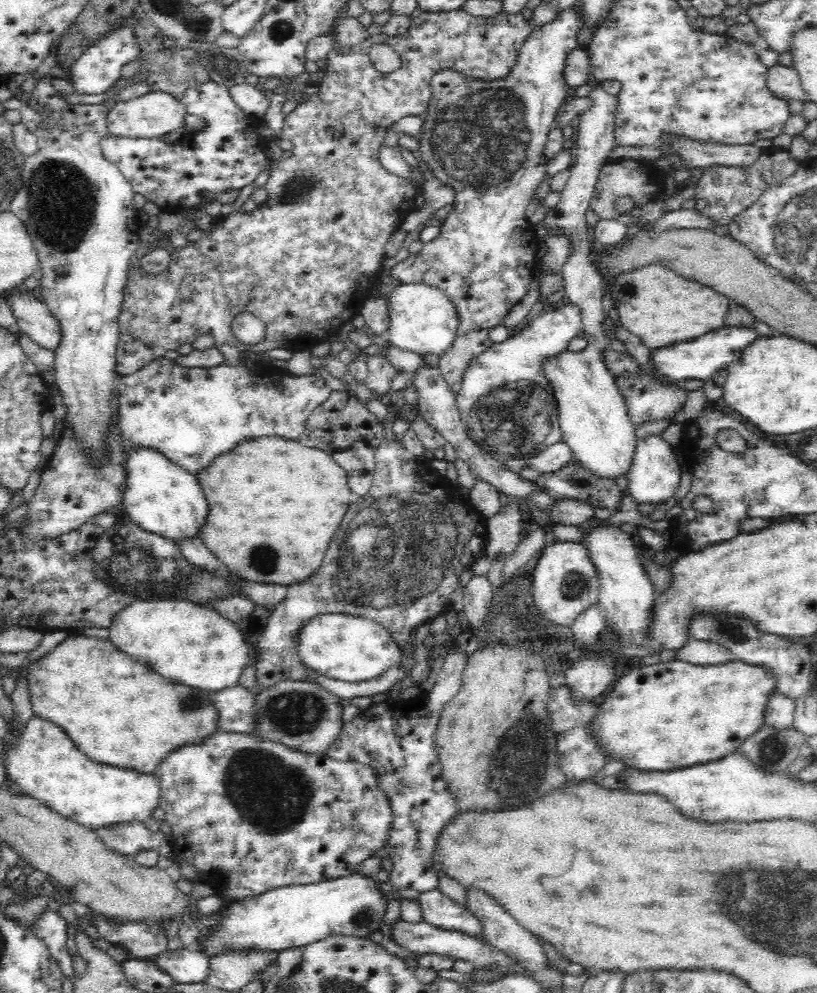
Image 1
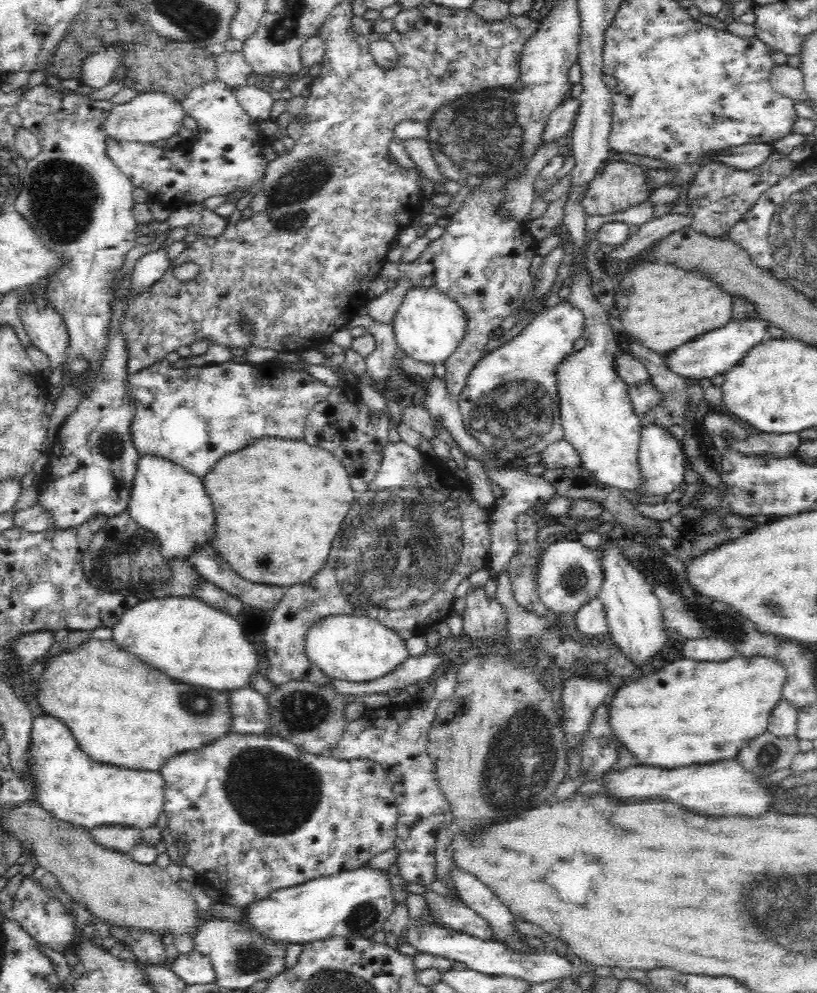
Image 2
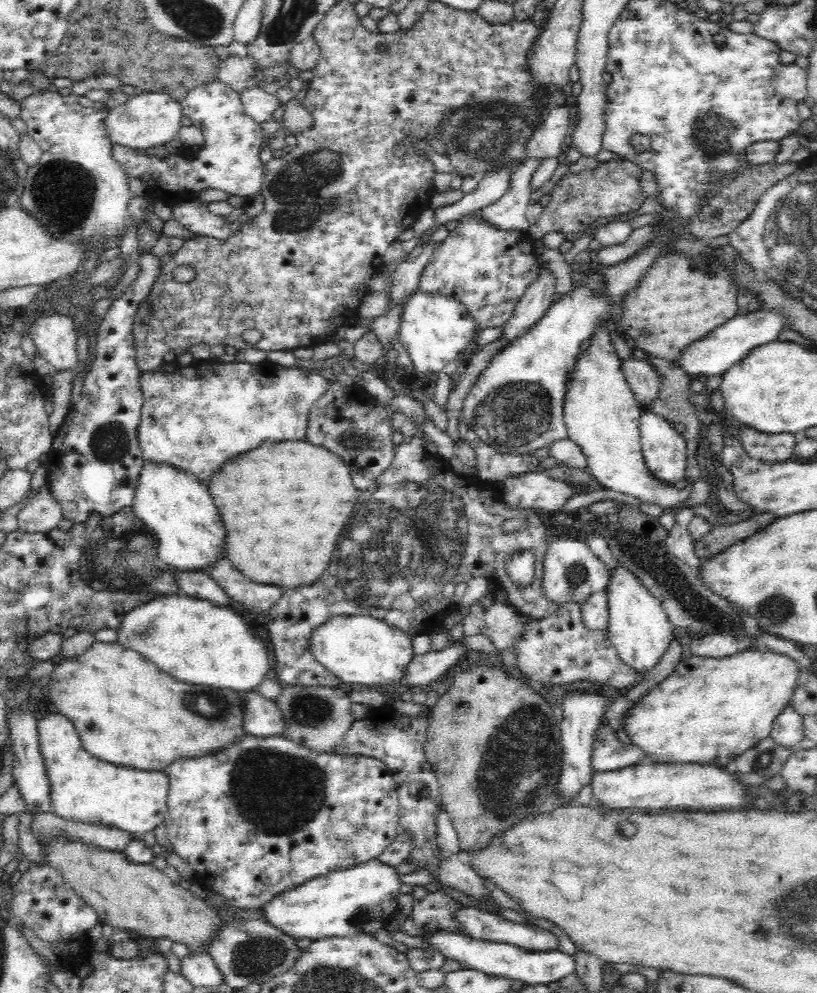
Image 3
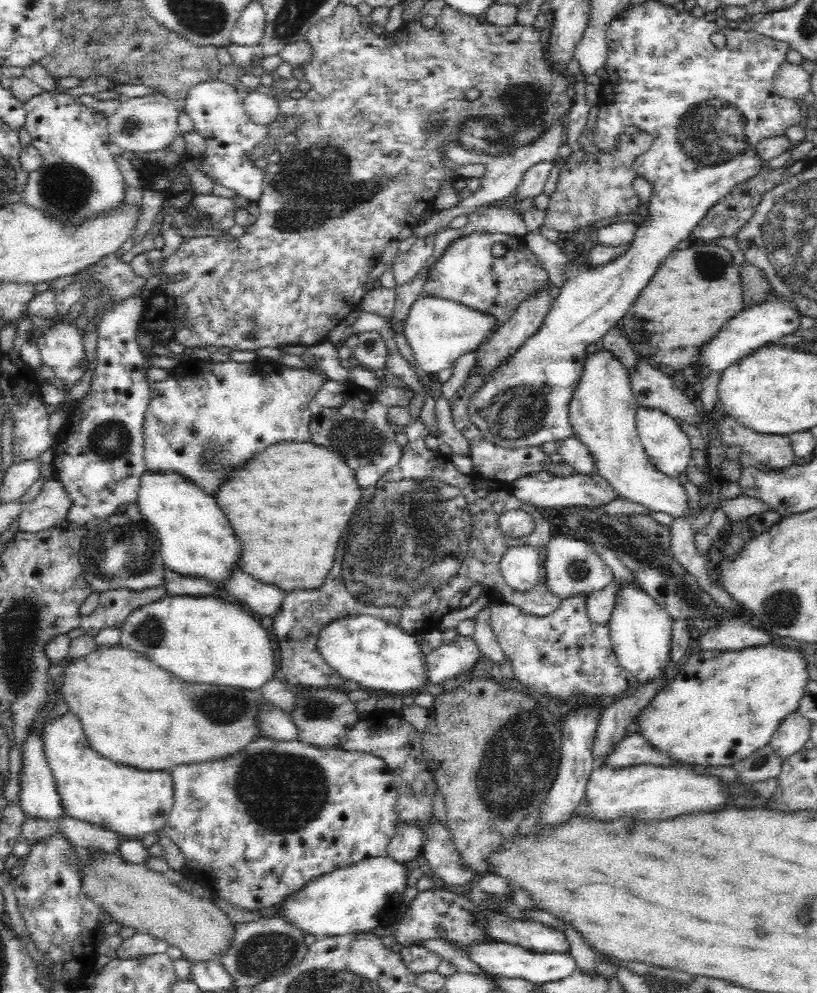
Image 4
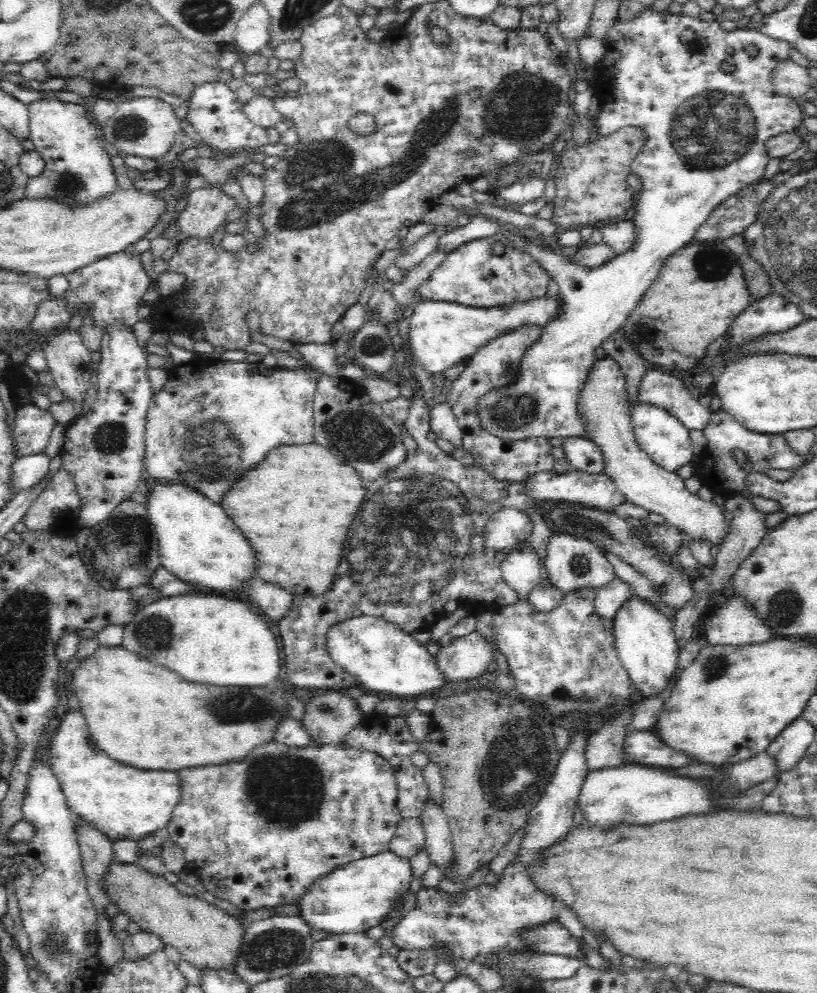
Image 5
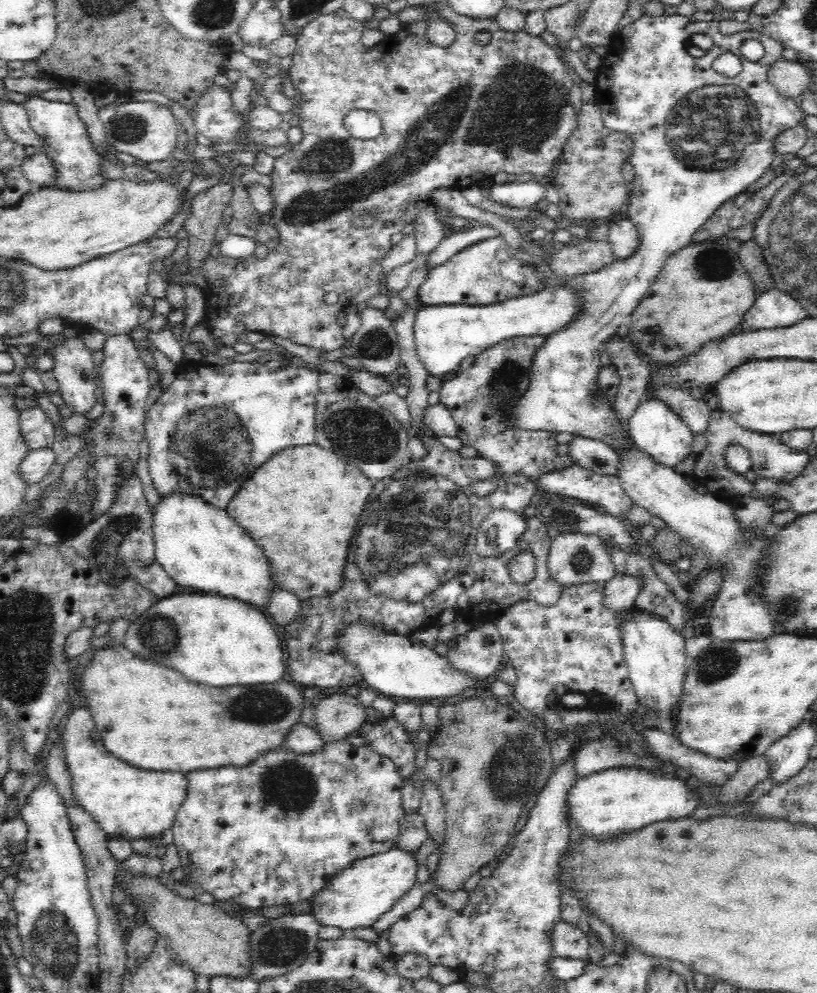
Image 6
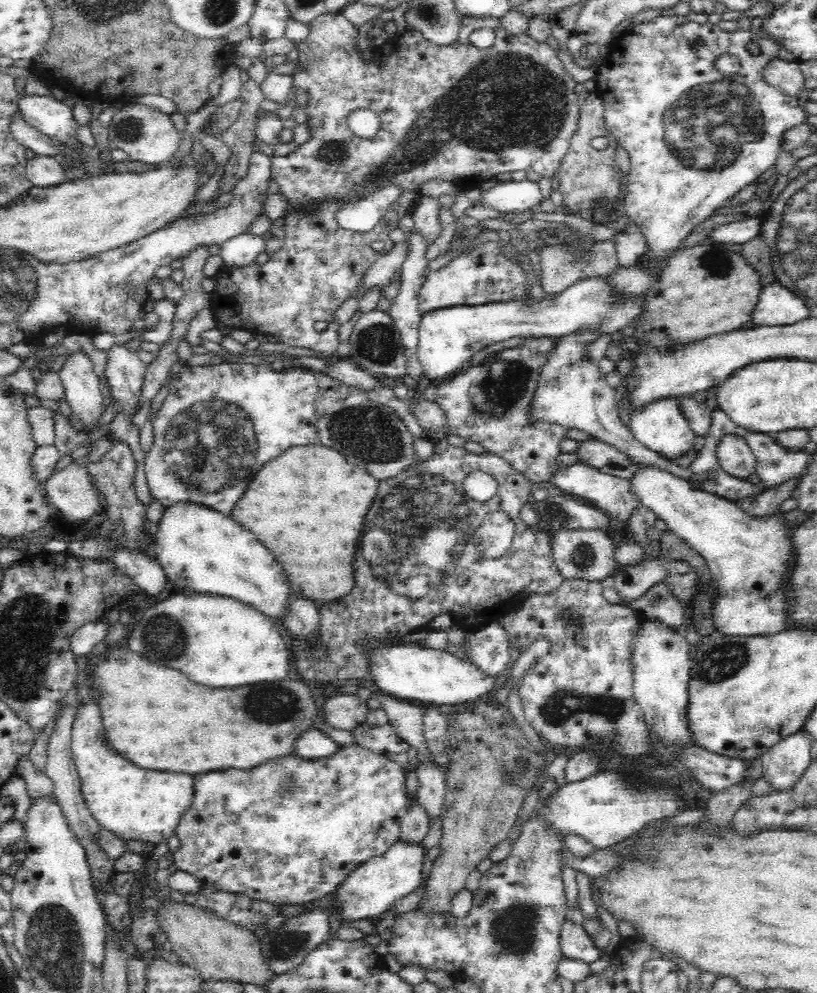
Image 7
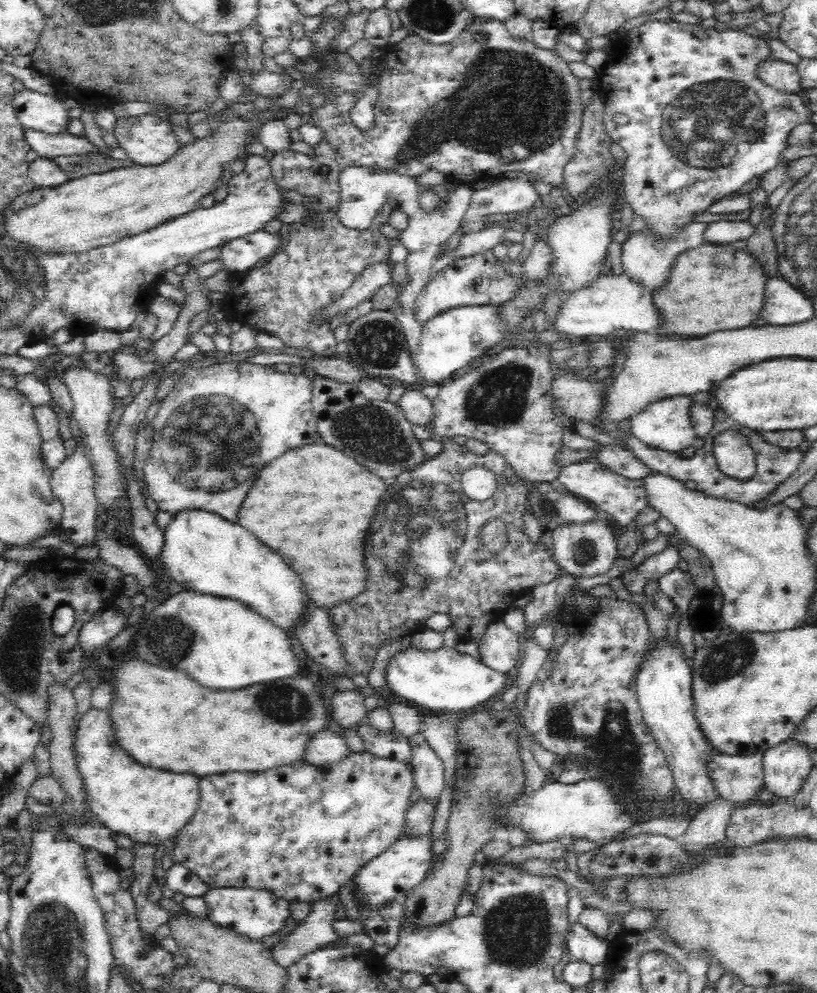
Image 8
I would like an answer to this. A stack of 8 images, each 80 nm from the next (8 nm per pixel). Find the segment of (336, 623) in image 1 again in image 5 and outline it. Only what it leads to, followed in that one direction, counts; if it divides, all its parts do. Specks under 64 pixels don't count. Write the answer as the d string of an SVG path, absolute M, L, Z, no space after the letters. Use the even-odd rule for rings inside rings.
M358 616L332 626L328 632L328 651L336 663L340 663L346 671L357 677L358 685L367 692L376 690L403 699L420 698L420 696L431 697L434 692L450 686L449 679L439 668L436 657L428 653L426 646L419 643L411 634L405 633L399 626L372 616Z

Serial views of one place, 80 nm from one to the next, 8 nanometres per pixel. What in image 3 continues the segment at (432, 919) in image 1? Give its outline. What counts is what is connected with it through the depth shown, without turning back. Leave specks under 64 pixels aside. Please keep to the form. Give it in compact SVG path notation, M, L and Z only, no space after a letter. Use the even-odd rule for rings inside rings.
M465 907L456 912L468 936L483 941L512 944L526 951L547 952L558 950L560 940L544 928L512 922L486 908Z

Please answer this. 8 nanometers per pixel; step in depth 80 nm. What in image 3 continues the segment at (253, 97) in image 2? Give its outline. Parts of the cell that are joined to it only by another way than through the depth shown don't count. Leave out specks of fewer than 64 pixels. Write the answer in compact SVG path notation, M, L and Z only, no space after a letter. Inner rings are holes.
M249 85L239 94L245 113L259 125L272 119L272 114L280 106L275 94L270 94L256 85Z

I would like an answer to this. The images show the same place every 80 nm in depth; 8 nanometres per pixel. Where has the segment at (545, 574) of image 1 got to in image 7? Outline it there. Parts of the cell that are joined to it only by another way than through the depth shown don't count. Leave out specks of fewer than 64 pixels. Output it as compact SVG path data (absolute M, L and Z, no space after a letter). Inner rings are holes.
M604 529L557 530L550 537L554 564L564 579L581 578L589 581L602 581L612 576L616 568L614 557L617 540L608 535Z

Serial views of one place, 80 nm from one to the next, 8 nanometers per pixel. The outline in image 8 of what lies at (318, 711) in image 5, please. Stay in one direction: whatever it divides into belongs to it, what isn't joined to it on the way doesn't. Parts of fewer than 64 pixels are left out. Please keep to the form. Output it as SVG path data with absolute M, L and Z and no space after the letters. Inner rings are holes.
M334 690L331 704L331 720L342 729L355 729L363 719L367 719L369 711L364 705L364 696L357 690Z

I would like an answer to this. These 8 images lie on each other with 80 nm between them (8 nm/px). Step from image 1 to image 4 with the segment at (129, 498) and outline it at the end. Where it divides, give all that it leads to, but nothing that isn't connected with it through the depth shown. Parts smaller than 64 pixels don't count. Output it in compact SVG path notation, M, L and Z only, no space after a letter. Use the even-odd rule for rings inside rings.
M146 470L142 474L136 501L140 505L140 511L144 513L144 518L156 531L160 554L166 569L182 577L201 578L217 586L218 589L226 586L226 582L234 576L236 570L242 570L240 562L244 556L244 548L242 548L242 542L236 537L234 528L230 526L228 517L223 514L223 510L213 496L206 494L187 478L177 474L152 474Z

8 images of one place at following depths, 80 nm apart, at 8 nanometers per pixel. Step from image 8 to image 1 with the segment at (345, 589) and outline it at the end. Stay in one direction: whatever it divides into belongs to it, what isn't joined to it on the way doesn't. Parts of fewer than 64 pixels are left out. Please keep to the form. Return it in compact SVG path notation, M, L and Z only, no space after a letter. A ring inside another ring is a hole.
M260 437L240 442L234 450L220 454L197 477L210 507L208 520L198 538L232 573L262 584L290 586L310 578L322 566L328 544L340 528L352 496L346 472L330 454L304 446L299 440L282 437Z

